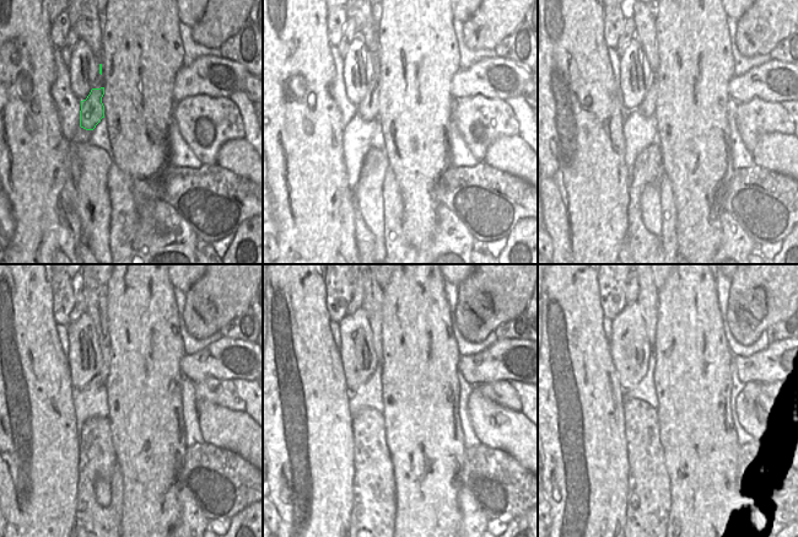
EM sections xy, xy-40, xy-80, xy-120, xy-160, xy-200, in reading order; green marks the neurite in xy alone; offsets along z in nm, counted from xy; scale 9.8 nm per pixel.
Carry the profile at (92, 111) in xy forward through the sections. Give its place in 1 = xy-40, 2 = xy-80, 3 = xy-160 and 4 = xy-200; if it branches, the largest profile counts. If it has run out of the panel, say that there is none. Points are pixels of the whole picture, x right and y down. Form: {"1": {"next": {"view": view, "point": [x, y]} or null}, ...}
{"1": {"next": {"view": "xy-40", "point": [368, 108]}}, "2": {"next": {"view": "xy-80", "point": [645, 15]}}, "3": {"next": {"view": "xy-160", "point": [373, 295]}}, "4": {"next": {"view": "xy-200", "point": [648, 299]}}}

